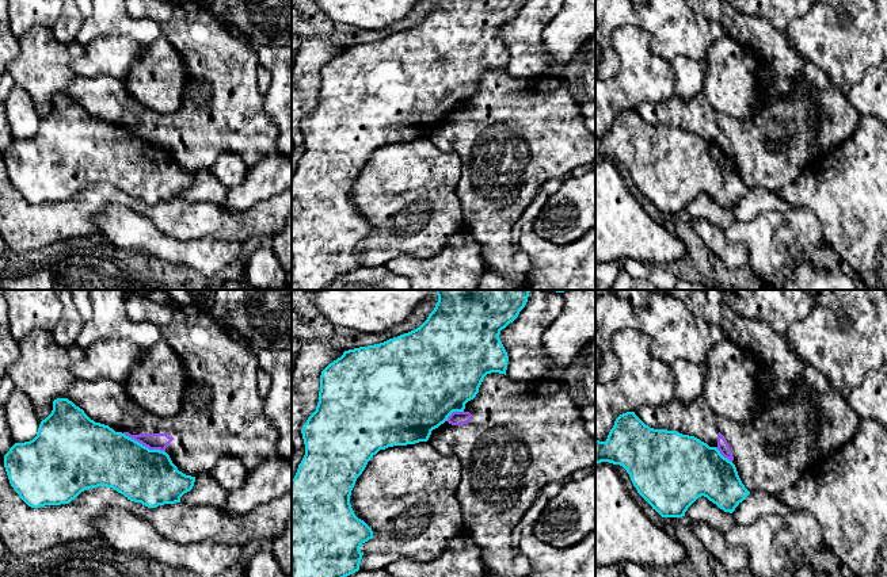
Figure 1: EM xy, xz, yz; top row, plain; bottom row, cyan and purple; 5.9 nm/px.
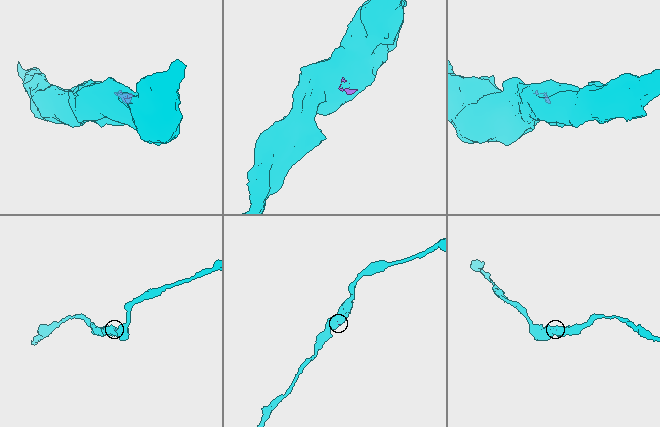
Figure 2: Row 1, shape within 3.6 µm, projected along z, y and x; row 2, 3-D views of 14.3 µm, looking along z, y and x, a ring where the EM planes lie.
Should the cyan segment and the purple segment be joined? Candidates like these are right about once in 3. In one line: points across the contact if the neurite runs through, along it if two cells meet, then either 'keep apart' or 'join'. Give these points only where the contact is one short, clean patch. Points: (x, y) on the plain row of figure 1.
border xy (124, 129), (149, 145), (159, 145), (164, 149); keep apart

